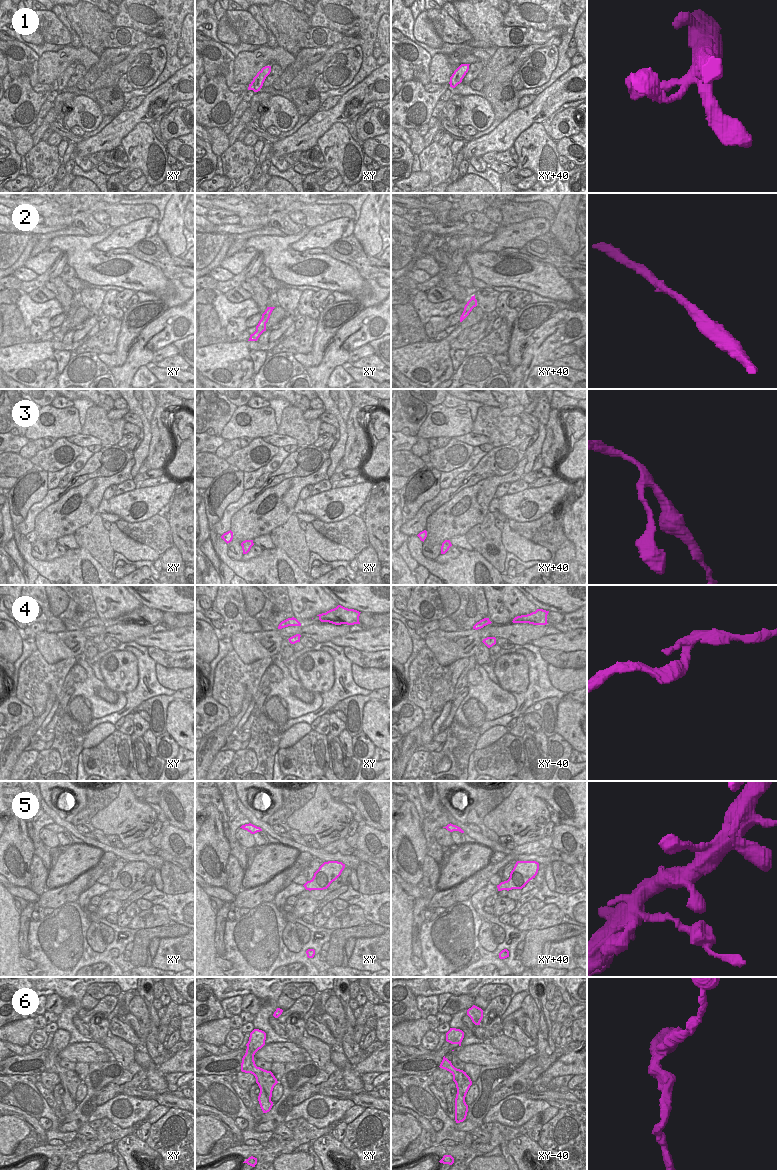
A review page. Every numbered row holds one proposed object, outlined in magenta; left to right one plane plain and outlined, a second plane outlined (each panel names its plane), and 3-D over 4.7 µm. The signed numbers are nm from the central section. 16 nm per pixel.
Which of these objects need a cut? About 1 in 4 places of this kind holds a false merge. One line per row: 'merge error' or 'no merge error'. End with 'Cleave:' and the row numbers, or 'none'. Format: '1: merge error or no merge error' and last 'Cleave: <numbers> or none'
1: no merge error
2: no merge error
3: no merge error
4: no merge error
5: no merge error
6: no merge error
Cleave: none

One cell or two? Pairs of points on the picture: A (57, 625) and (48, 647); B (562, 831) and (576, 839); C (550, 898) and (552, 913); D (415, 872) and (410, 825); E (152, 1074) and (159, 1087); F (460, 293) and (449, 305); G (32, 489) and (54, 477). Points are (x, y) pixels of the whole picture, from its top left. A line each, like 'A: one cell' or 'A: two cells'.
A: two cells
B: one cell
C: two cells
D: one cell
E: one cell
F: two cells
G: two cells

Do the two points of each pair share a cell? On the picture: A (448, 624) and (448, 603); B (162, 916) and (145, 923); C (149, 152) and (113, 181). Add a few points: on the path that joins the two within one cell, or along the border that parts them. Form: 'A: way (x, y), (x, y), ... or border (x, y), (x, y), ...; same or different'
A: way (446, 619), (448, 608); same
B: way (158, 916), (149, 919); same
C: way (140, 157), (122, 173); same

